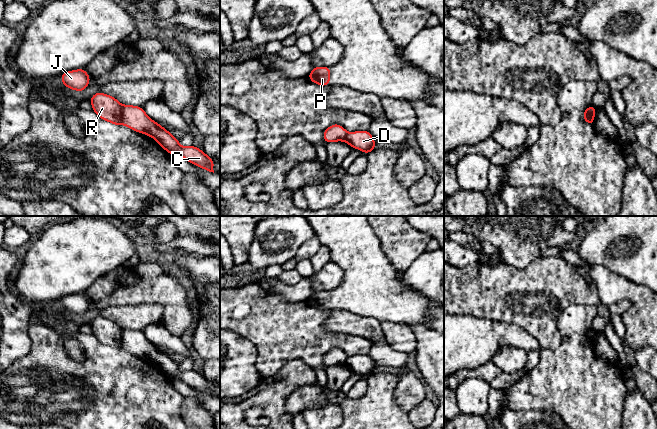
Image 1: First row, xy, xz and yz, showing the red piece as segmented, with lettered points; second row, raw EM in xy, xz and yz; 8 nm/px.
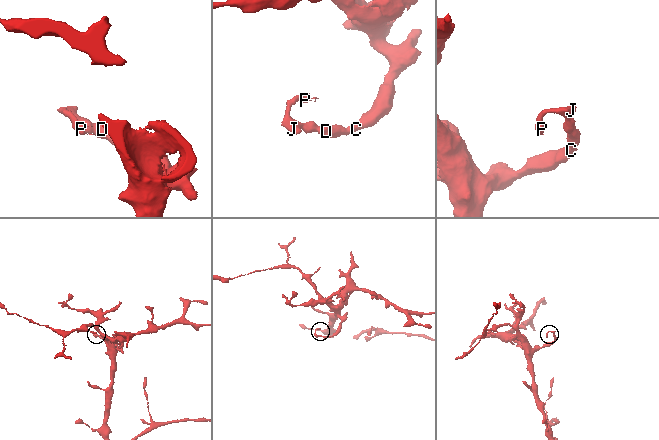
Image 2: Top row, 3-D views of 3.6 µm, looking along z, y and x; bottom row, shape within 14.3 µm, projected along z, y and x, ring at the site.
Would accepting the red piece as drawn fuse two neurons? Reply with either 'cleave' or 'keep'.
cleave

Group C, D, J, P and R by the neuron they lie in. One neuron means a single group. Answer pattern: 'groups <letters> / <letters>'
groups C D / J P R

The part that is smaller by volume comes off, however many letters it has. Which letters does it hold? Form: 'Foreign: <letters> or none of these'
Foreign: J, P, R

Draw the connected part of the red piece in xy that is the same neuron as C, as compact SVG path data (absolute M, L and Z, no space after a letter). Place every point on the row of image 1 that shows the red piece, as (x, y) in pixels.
M132 105L123 106L121 124L134 131L151 136L158 142L160 147L164 148L171 155L177 154L190 163L214 173L214 161L204 151L193 145L181 147L179 140L161 125L150 119L142 107Z

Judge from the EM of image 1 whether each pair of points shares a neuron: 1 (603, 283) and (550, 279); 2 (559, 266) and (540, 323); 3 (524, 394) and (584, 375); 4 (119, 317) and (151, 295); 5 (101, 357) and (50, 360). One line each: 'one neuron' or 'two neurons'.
1: two neurons
2: one neuron
3: one neuron
4: two neurons
5: one neuron

